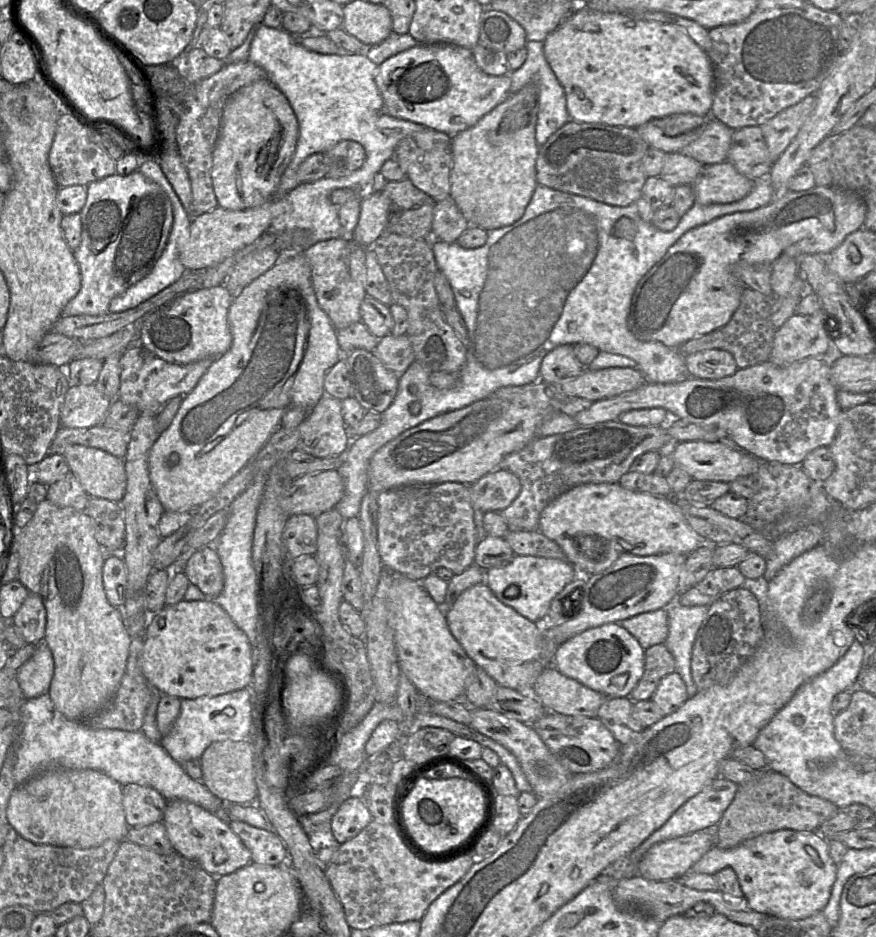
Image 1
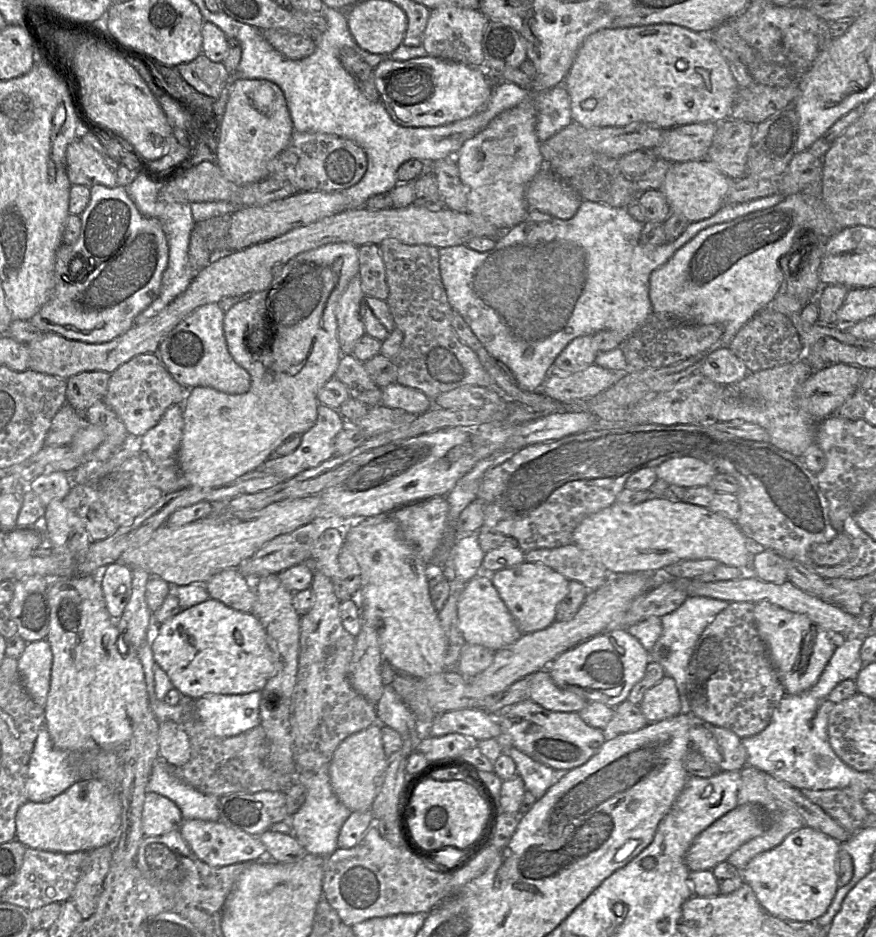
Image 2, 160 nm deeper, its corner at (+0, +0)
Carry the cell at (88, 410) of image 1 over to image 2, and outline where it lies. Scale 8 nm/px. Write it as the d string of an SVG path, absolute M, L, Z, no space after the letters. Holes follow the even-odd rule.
M66 403L57 412L45 438L46 446L69 445L86 422L83 413Z

